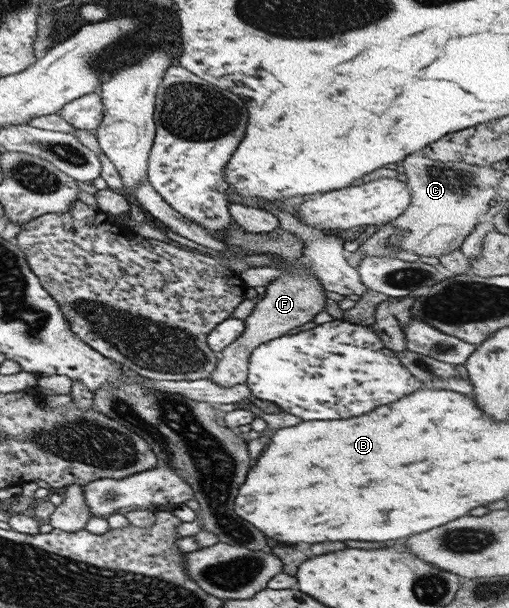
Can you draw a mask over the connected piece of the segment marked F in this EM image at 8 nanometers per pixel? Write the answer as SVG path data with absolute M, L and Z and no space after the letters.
M297 258L295 260L283 259L282 263L276 266L279 275L265 285L264 296L258 297L254 302L253 309L243 321L244 331L218 353L215 368L207 377L211 383L219 387L244 384L248 374L249 356L253 349L266 341L287 335L287 332L293 328L311 322L318 312L324 310L327 298L324 294L325 289L317 283L313 275L297 269L300 263L304 262Z

